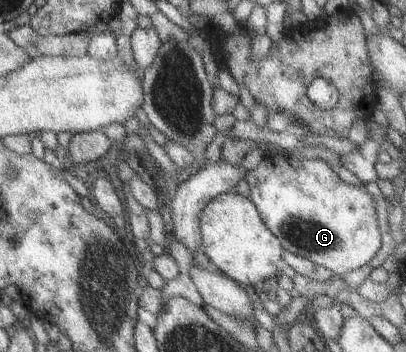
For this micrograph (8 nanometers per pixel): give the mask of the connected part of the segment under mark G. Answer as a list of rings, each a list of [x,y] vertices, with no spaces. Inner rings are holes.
[[[264,153],[256,168],[246,172],[244,180],[248,185],[248,200],[254,204],[262,224],[276,236],[283,251],[303,257],[326,269],[330,274],[363,268],[378,252],[380,233],[371,195],[362,184],[353,186],[343,182],[320,159],[304,160],[290,154]]]

